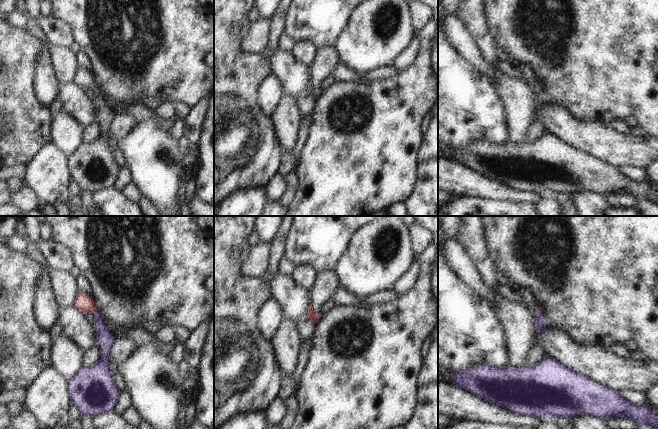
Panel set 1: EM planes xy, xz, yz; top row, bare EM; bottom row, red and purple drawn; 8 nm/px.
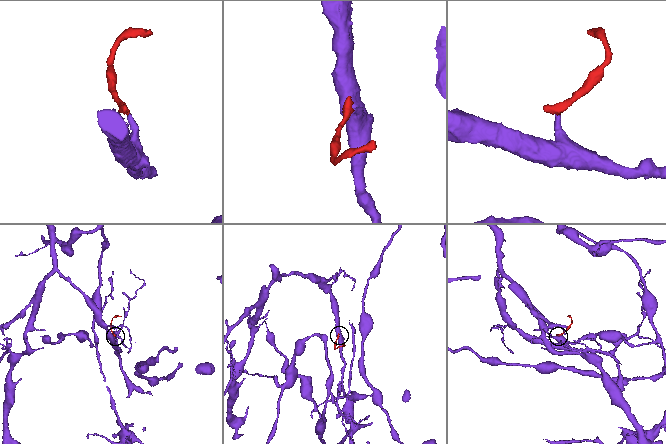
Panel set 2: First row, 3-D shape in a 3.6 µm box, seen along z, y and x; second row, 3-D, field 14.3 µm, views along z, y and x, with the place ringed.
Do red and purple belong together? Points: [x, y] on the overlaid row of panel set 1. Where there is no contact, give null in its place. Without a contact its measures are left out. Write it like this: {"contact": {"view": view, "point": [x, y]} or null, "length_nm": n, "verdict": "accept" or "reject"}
{"contact": {"view": "yz", "point": [538, 311]}, "length_nm": 60, "verdict": "accept"}

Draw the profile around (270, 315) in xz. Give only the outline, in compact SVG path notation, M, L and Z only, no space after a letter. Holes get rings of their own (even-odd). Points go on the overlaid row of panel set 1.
M269 298L261 305L258 311L256 329L265 340L270 341L279 327L282 317L281 308L272 298Z

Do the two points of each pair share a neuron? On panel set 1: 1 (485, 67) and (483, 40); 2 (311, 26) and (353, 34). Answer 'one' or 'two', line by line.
1: two
2: two

